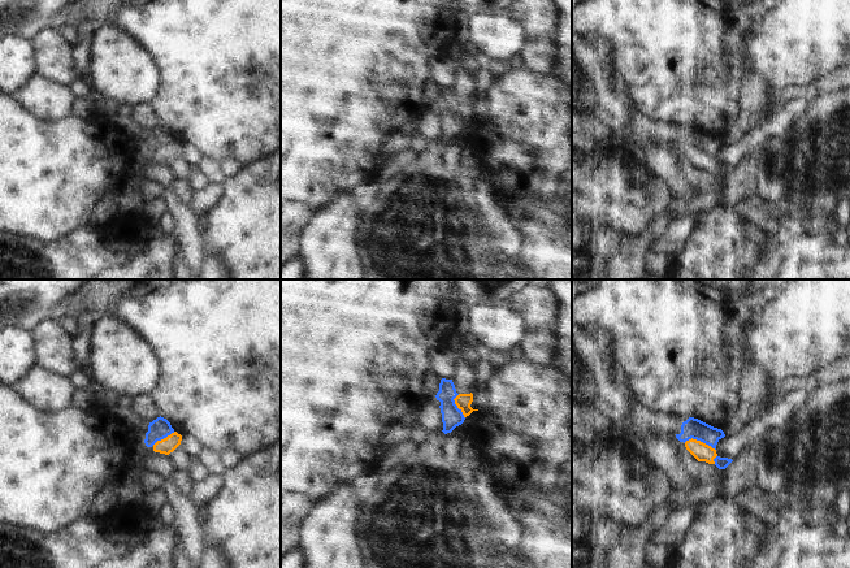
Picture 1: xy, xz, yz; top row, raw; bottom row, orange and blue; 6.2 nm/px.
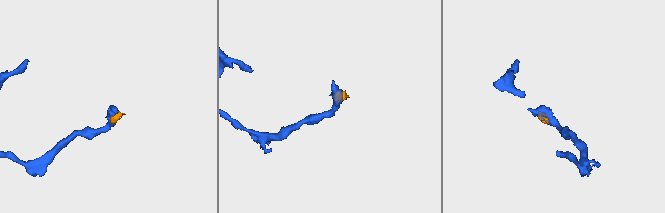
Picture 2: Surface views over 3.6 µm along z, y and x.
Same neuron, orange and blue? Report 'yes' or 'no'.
yes

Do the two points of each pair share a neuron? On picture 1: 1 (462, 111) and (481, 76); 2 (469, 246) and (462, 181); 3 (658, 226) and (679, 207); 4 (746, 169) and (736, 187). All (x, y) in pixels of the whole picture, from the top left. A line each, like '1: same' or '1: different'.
1: same
2: different
3: different
4: same

